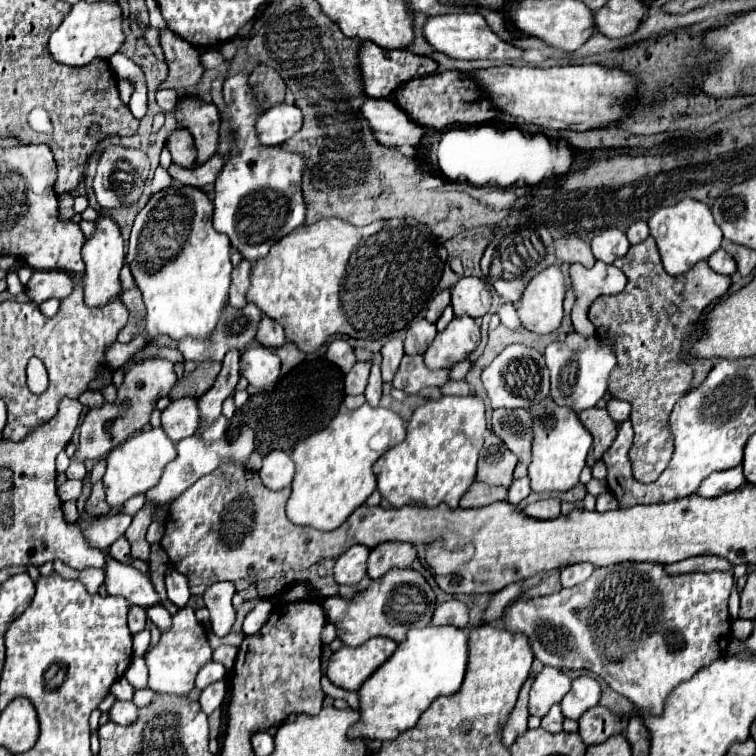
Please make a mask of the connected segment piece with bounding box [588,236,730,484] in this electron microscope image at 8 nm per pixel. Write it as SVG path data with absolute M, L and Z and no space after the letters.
M652 236L630 246L626 256L618 258L614 266L626 274L628 284L616 296L598 298L590 306L588 318L596 330L604 330L602 338L608 338L618 356L618 364L610 374L608 392L632 404L632 474L638 482L650 484L658 480L672 458L672 438L666 422L674 404L690 390L692 382L692 366L680 358L680 334L688 336L694 332L706 306L726 294L730 278L714 272L706 262L698 262L682 276L668 276Z

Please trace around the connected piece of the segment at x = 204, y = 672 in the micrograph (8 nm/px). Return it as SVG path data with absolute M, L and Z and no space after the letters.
M210 660L206 666L202 666L202 670L198 672L196 676L196 688L206 688L210 682L216 682L216 680L222 680L226 676L226 668L220 664L220 662L214 662Z

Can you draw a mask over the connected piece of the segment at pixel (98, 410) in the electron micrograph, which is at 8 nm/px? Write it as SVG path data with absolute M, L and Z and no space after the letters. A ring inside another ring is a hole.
M144 358L140 362L128 362L128 370L124 374L122 386L118 388L116 400L112 404L106 402L102 406L90 408L84 422L80 424L80 440L78 440L78 448L72 460L84 462L90 458L104 458L120 442L124 442L126 438L142 430L148 424L150 412L156 408L158 398L168 396L170 388L178 380L172 366L174 364L164 358Z

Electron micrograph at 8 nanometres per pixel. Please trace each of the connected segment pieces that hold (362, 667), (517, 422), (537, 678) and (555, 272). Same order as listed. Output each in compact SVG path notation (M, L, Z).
M374 636L356 648L342 646L330 656L326 676L344 690L358 690L362 682L392 656L396 646L394 640L382 636Z
M498 408L492 412L492 430L494 434L518 456L518 466L514 470L514 478L522 478L528 472L530 464L530 448L532 448L532 416L528 410L506 410Z
M544 666L534 674L534 682L528 694L528 710L532 716L544 716L552 704L558 704L570 690L572 680L554 666Z
M558 264L542 270L524 290L522 304L516 304L522 326L534 334L550 334L562 322L564 276Z

